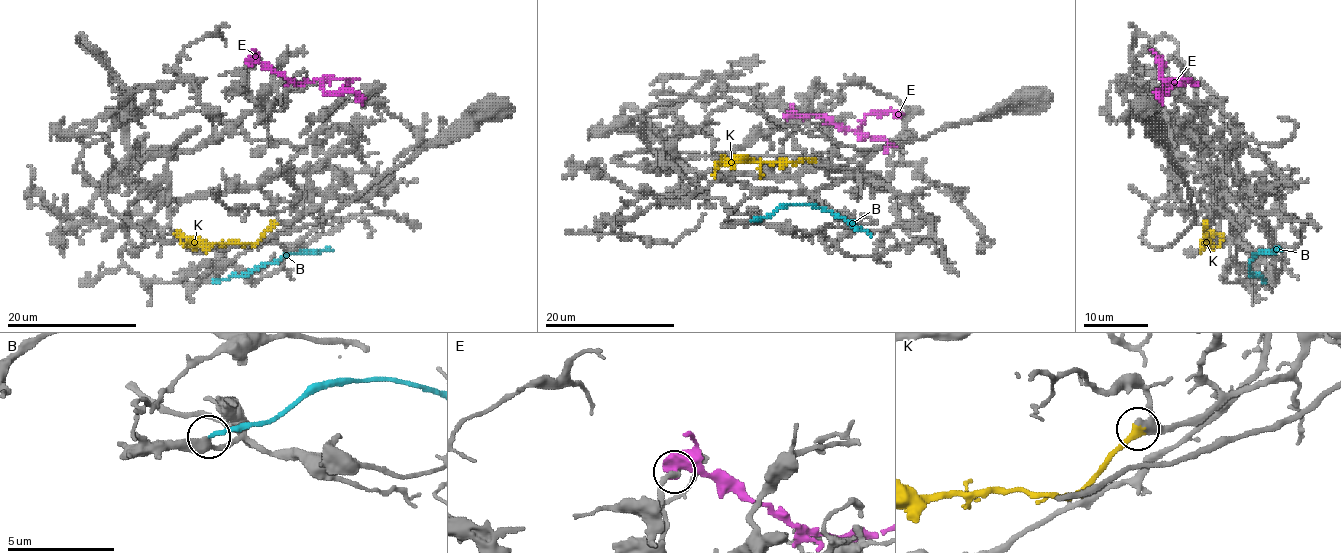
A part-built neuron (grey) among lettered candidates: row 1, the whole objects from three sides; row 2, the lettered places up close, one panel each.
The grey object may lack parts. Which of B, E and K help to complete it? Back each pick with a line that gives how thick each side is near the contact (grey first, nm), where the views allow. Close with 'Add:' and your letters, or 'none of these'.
B: 400/200 nm
K: 320/360 nm
Add: B, K

